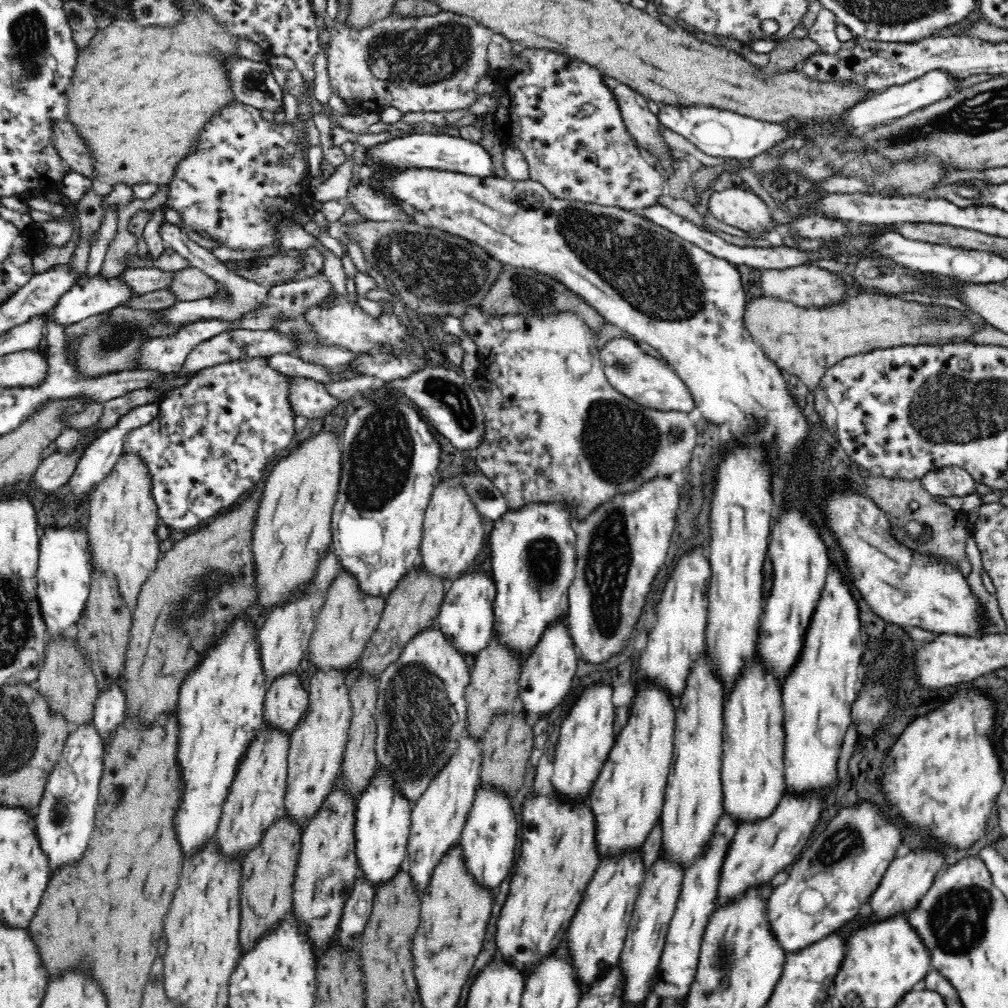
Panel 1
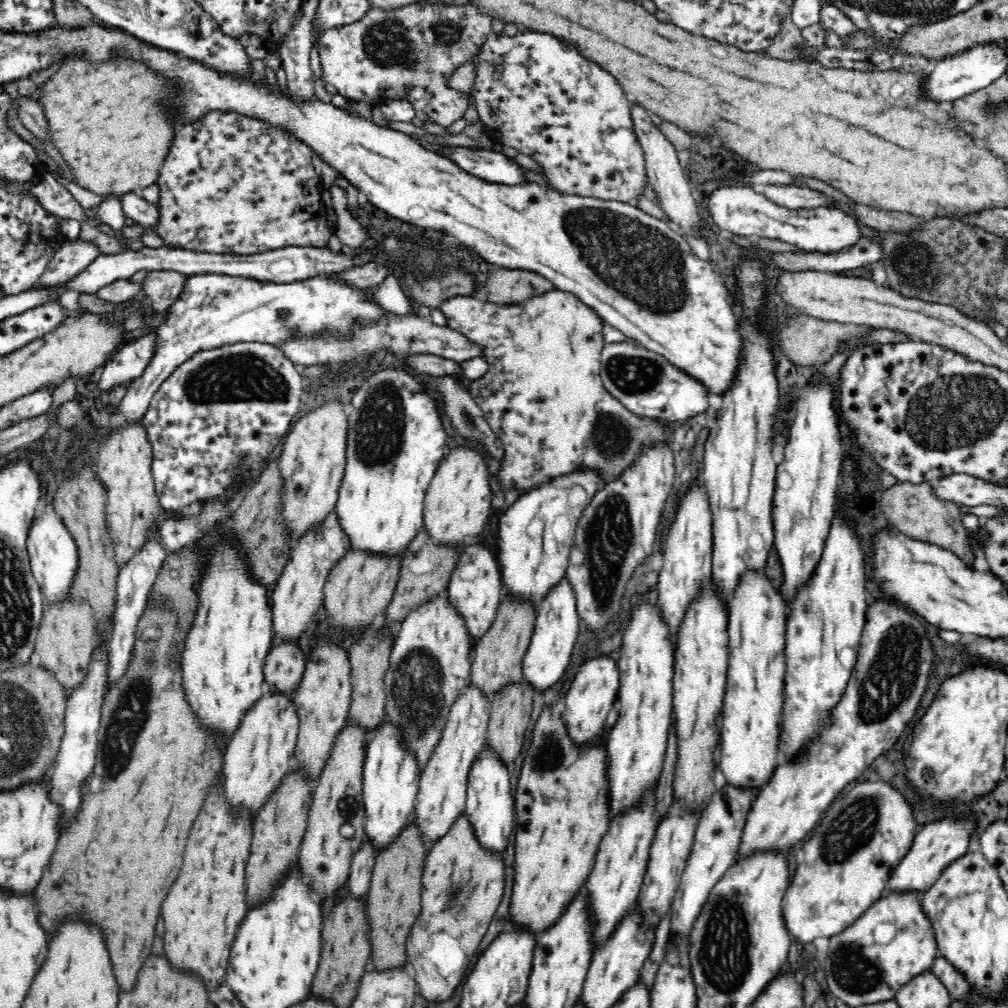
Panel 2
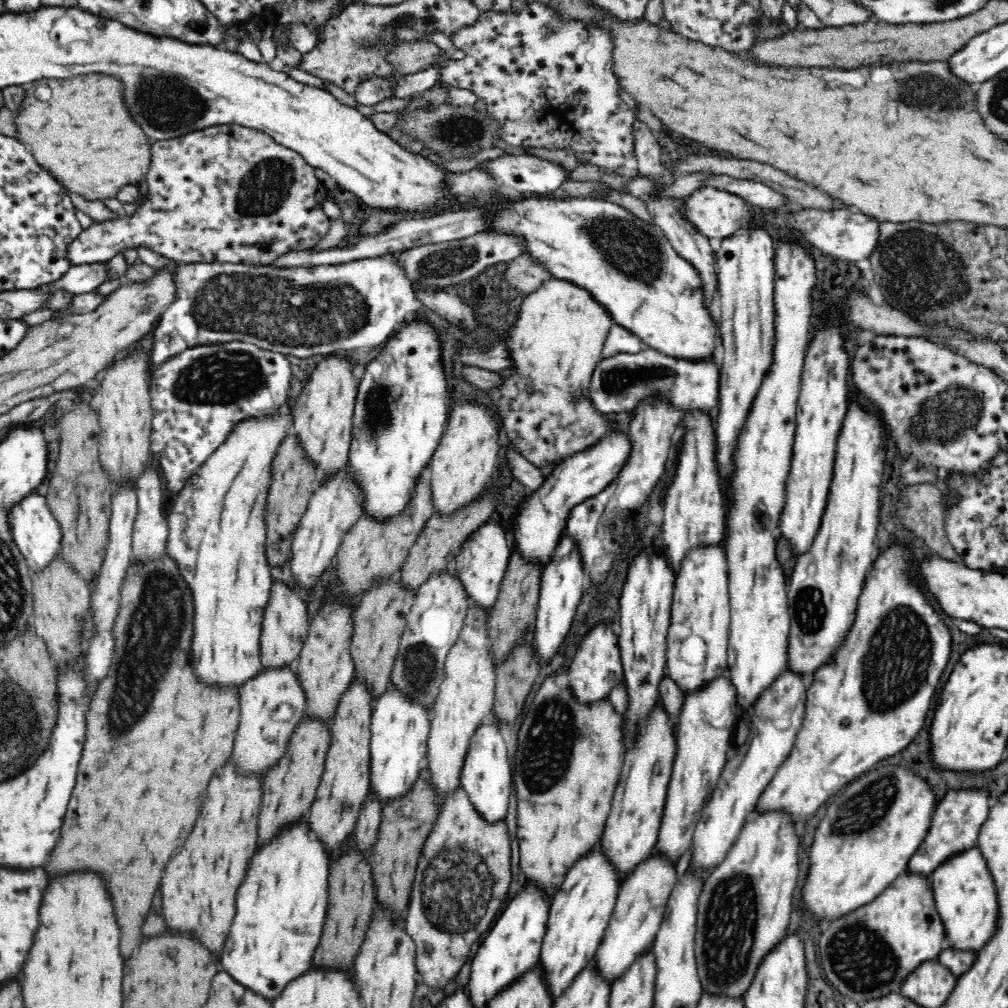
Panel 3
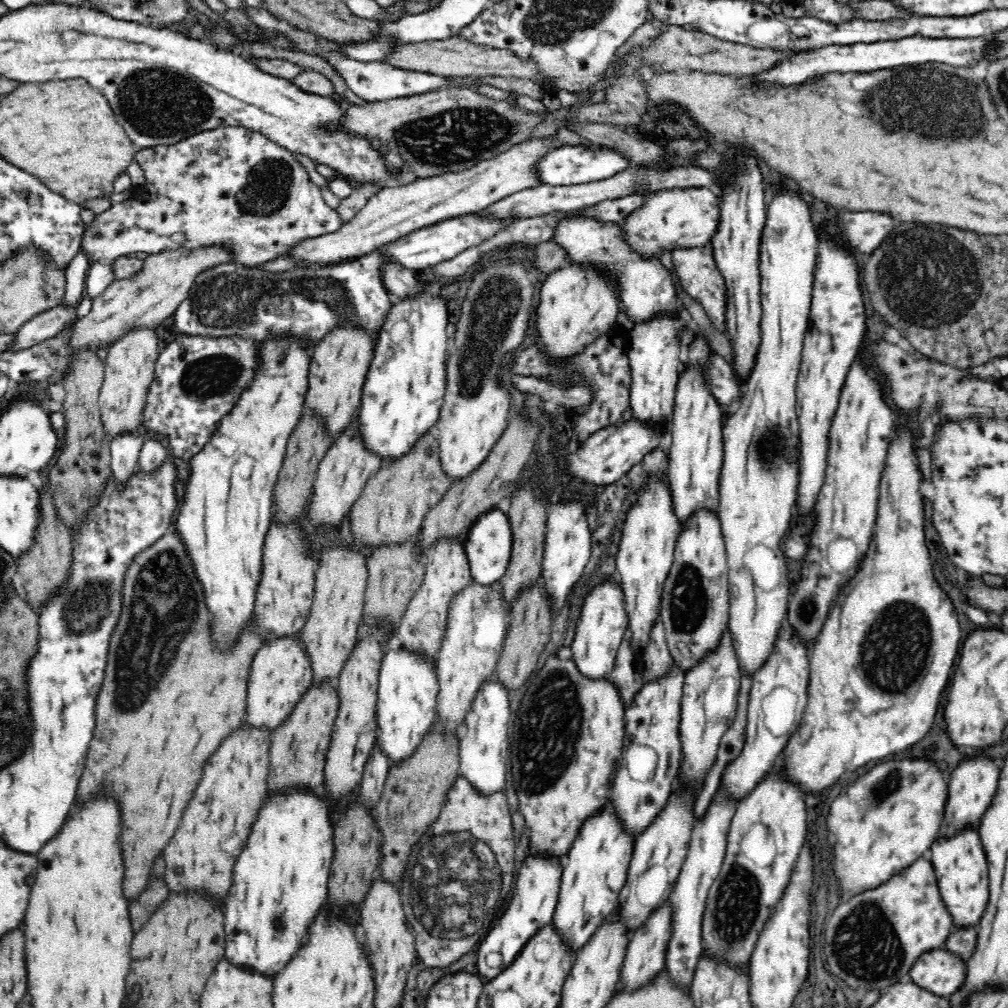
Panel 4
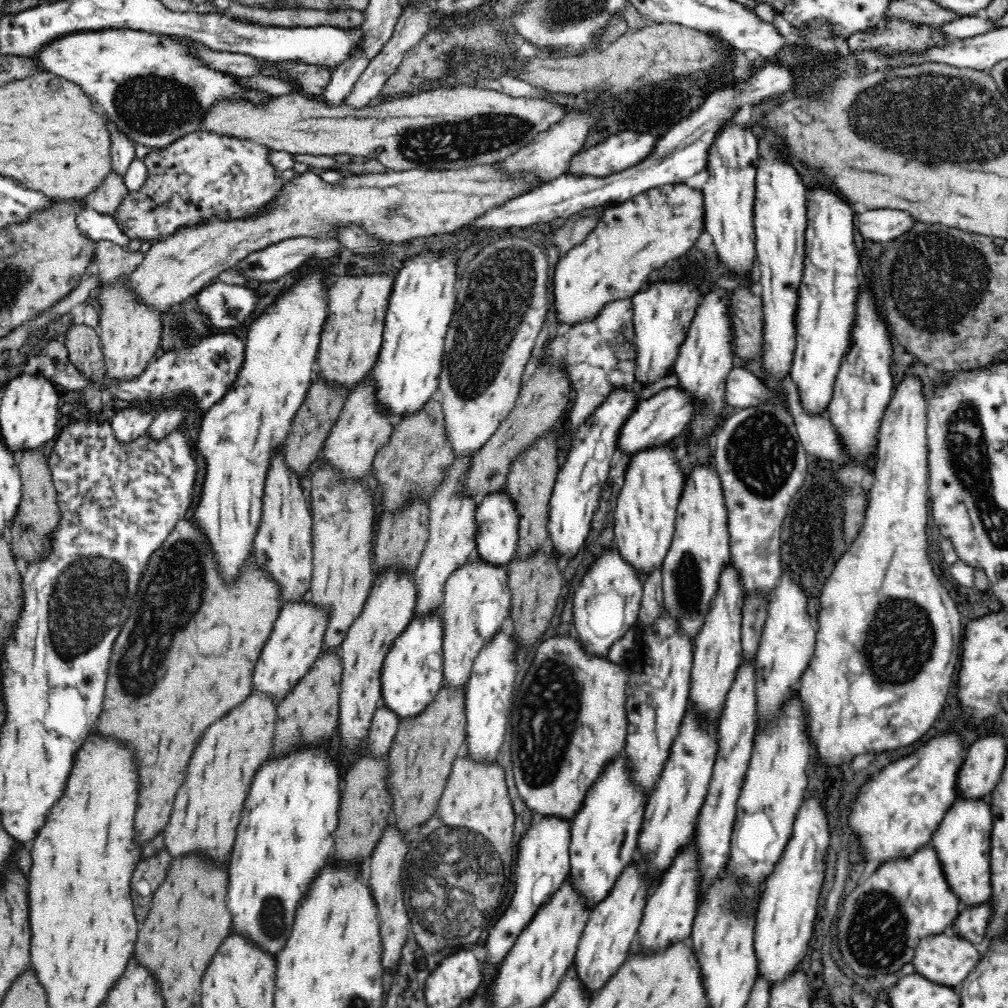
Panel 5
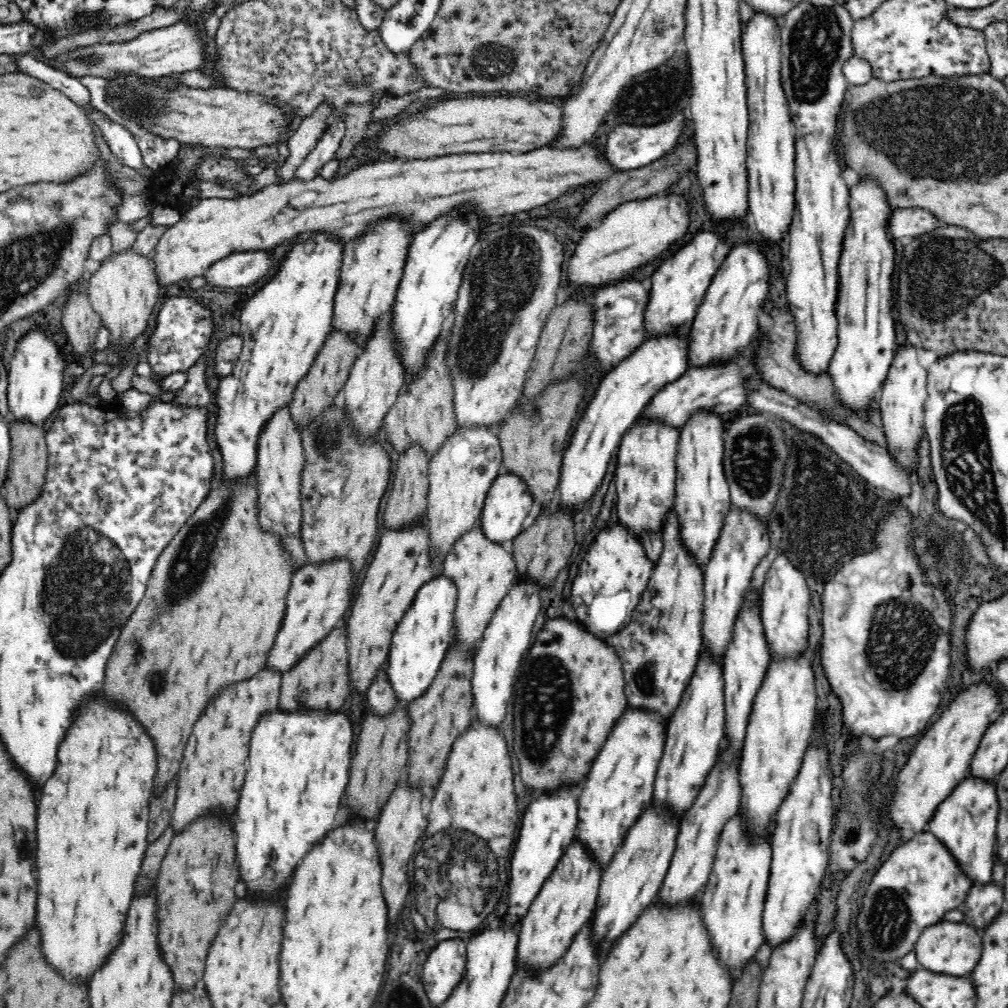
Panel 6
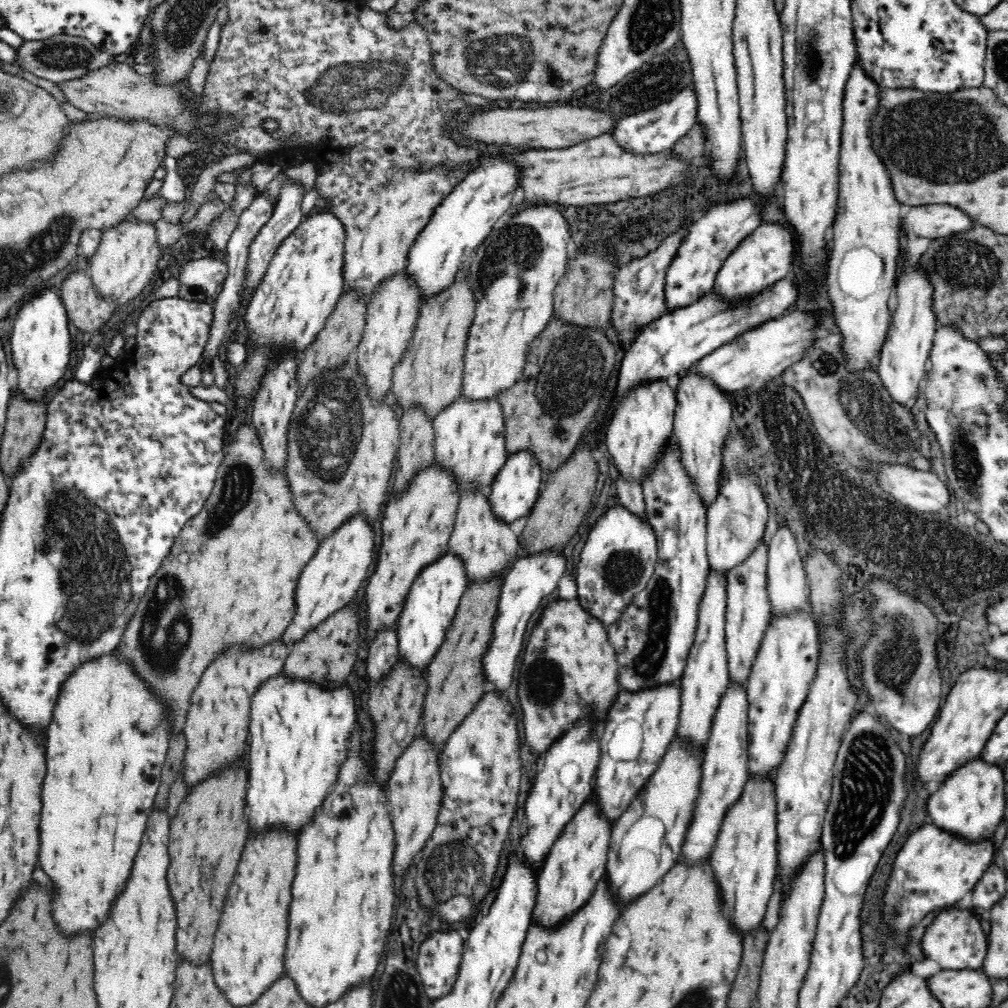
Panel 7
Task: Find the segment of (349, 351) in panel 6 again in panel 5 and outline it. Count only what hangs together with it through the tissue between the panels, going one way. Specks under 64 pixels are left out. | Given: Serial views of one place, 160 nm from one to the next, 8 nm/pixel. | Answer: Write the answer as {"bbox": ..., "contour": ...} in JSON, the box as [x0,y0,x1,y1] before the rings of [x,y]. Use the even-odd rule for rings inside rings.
{"bbox":[283,378,349,476],"contour":[[[314,378],[308,390],[306,398],[300,408],[294,414],[290,433],[286,436],[283,450],[285,451],[286,464],[299,476],[306,476],[310,470],[310,464],[320,458],[327,437],[330,435],[334,423],[338,420],[338,414],[347,398],[349,389],[341,384],[332,384],[323,378]]]}

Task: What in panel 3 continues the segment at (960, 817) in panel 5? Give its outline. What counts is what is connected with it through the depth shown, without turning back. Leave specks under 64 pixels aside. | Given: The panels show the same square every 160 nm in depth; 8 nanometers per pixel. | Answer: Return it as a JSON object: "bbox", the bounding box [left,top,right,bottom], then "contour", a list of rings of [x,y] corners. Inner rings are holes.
{"bbox":[930,846,999,952],"contour":[[[974,846],[955,856],[946,858],[930,874],[935,905],[945,928],[946,945],[958,950],[978,952],[994,931],[999,914],[998,895],[987,860],[980,848]]]}

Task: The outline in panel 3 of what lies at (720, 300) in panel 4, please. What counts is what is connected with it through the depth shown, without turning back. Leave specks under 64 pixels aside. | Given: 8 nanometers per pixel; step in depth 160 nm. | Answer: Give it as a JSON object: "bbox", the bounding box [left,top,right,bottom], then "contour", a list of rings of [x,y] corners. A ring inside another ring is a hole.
{"bbox":[640,195,718,312],"contour":[[[642,195],[640,197],[642,200],[645,199],[647,210],[653,218],[653,222],[658,225],[664,237],[670,241],[670,245],[674,247],[674,250],[682,259],[688,261],[696,271],[698,271],[698,276],[700,281],[702,281],[702,292],[704,296],[704,305],[710,312],[710,306],[714,299],[714,294],[716,293],[716,288],[718,285],[717,270],[715,265],[715,252],[712,250],[712,246],[708,242],[708,239],[701,235],[694,229],[692,223],[682,219],[680,215],[680,204],[682,204],[681,199],[650,199],[652,195]]]}

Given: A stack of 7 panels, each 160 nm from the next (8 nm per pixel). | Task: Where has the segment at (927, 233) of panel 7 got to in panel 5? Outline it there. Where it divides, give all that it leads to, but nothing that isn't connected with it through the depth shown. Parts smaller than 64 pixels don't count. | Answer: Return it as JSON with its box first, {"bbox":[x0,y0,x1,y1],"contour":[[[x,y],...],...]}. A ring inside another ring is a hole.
{"bbox":[856,210,914,247],"contour":[[[868,210],[856,216],[860,234],[873,246],[881,247],[901,237],[914,226],[914,218],[902,210]]]}

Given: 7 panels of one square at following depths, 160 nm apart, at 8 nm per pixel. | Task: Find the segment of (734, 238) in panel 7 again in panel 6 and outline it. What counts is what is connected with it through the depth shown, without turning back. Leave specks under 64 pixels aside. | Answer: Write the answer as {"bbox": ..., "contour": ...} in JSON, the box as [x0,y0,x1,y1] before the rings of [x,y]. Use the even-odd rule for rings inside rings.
{"bbox":[646,228,732,336],"contour":[[[704,228],[673,255],[660,262],[651,276],[650,299],[646,306],[648,336],[664,335],[675,327],[693,324],[698,306],[702,304],[709,284],[731,251],[732,244],[724,233]]]}

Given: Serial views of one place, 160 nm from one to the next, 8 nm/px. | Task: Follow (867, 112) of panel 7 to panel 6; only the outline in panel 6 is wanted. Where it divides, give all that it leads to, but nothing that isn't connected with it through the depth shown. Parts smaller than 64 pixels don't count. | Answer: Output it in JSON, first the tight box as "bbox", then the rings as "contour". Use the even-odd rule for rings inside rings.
{"bbox":[828,178,900,410],"contour":[[[872,178],[860,180],[848,186],[850,220],[842,240],[842,252],[838,260],[838,295],[835,314],[838,320],[838,344],[832,356],[828,374],[832,377],[839,399],[852,410],[862,410],[870,402],[878,401],[882,382],[888,375],[894,359],[896,345],[900,340],[899,324],[892,318],[891,311],[896,304],[892,291],[894,279],[894,241],[889,236],[888,225],[892,214],[890,204],[886,202],[884,190]]]}

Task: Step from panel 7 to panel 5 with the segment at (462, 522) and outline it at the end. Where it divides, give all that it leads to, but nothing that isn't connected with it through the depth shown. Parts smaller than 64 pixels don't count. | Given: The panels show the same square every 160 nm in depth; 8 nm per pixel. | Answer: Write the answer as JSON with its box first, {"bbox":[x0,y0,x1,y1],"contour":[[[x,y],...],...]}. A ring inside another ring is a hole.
{"bbox":[441,556,511,686],"contour":[[[478,556],[458,567],[446,580],[441,604],[444,627],[443,675],[447,684],[465,686],[478,652],[511,614],[511,590],[506,566],[490,564]]]}

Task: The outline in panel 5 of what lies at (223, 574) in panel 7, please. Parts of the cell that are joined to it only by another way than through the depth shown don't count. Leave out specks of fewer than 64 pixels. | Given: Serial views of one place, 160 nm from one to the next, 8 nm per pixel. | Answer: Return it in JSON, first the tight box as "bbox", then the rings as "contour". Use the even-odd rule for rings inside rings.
{"bbox":[96,518,282,844],"contour":[[[195,518],[182,519],[177,522],[174,530],[168,535],[168,538],[162,543],[162,546],[152,553],[146,572],[142,576],[137,593],[134,595],[130,614],[126,622],[122,625],[122,630],[114,642],[113,651],[109,662],[109,673],[107,678],[107,685],[105,690],[105,697],[103,700],[102,710],[99,716],[96,729],[101,734],[107,736],[114,736],[114,738],[122,738],[126,742],[130,742],[136,750],[136,758],[138,758],[138,766],[140,766],[140,798],[138,798],[138,810],[136,810],[136,834],[138,834],[138,842],[144,844],[146,840],[154,838],[158,832],[164,830],[172,806],[174,806],[174,796],[176,790],[182,786],[184,782],[184,772],[186,772],[186,764],[190,760],[190,754],[194,750],[194,744],[198,740],[198,736],[206,730],[206,726],[210,726],[210,722],[216,722],[218,718],[226,716],[226,710],[238,706],[242,700],[250,696],[252,690],[252,676],[254,676],[254,669],[274,628],[276,619],[279,617],[280,609],[282,608],[281,600],[281,586],[272,578],[270,573],[264,571],[263,566],[259,566],[257,558],[253,551],[248,554],[248,558],[244,560],[242,569],[238,577],[234,580],[227,580],[222,577],[222,571],[217,563],[217,558],[210,541],[207,540],[206,535],[201,531],[201,528],[195,522]]]}

